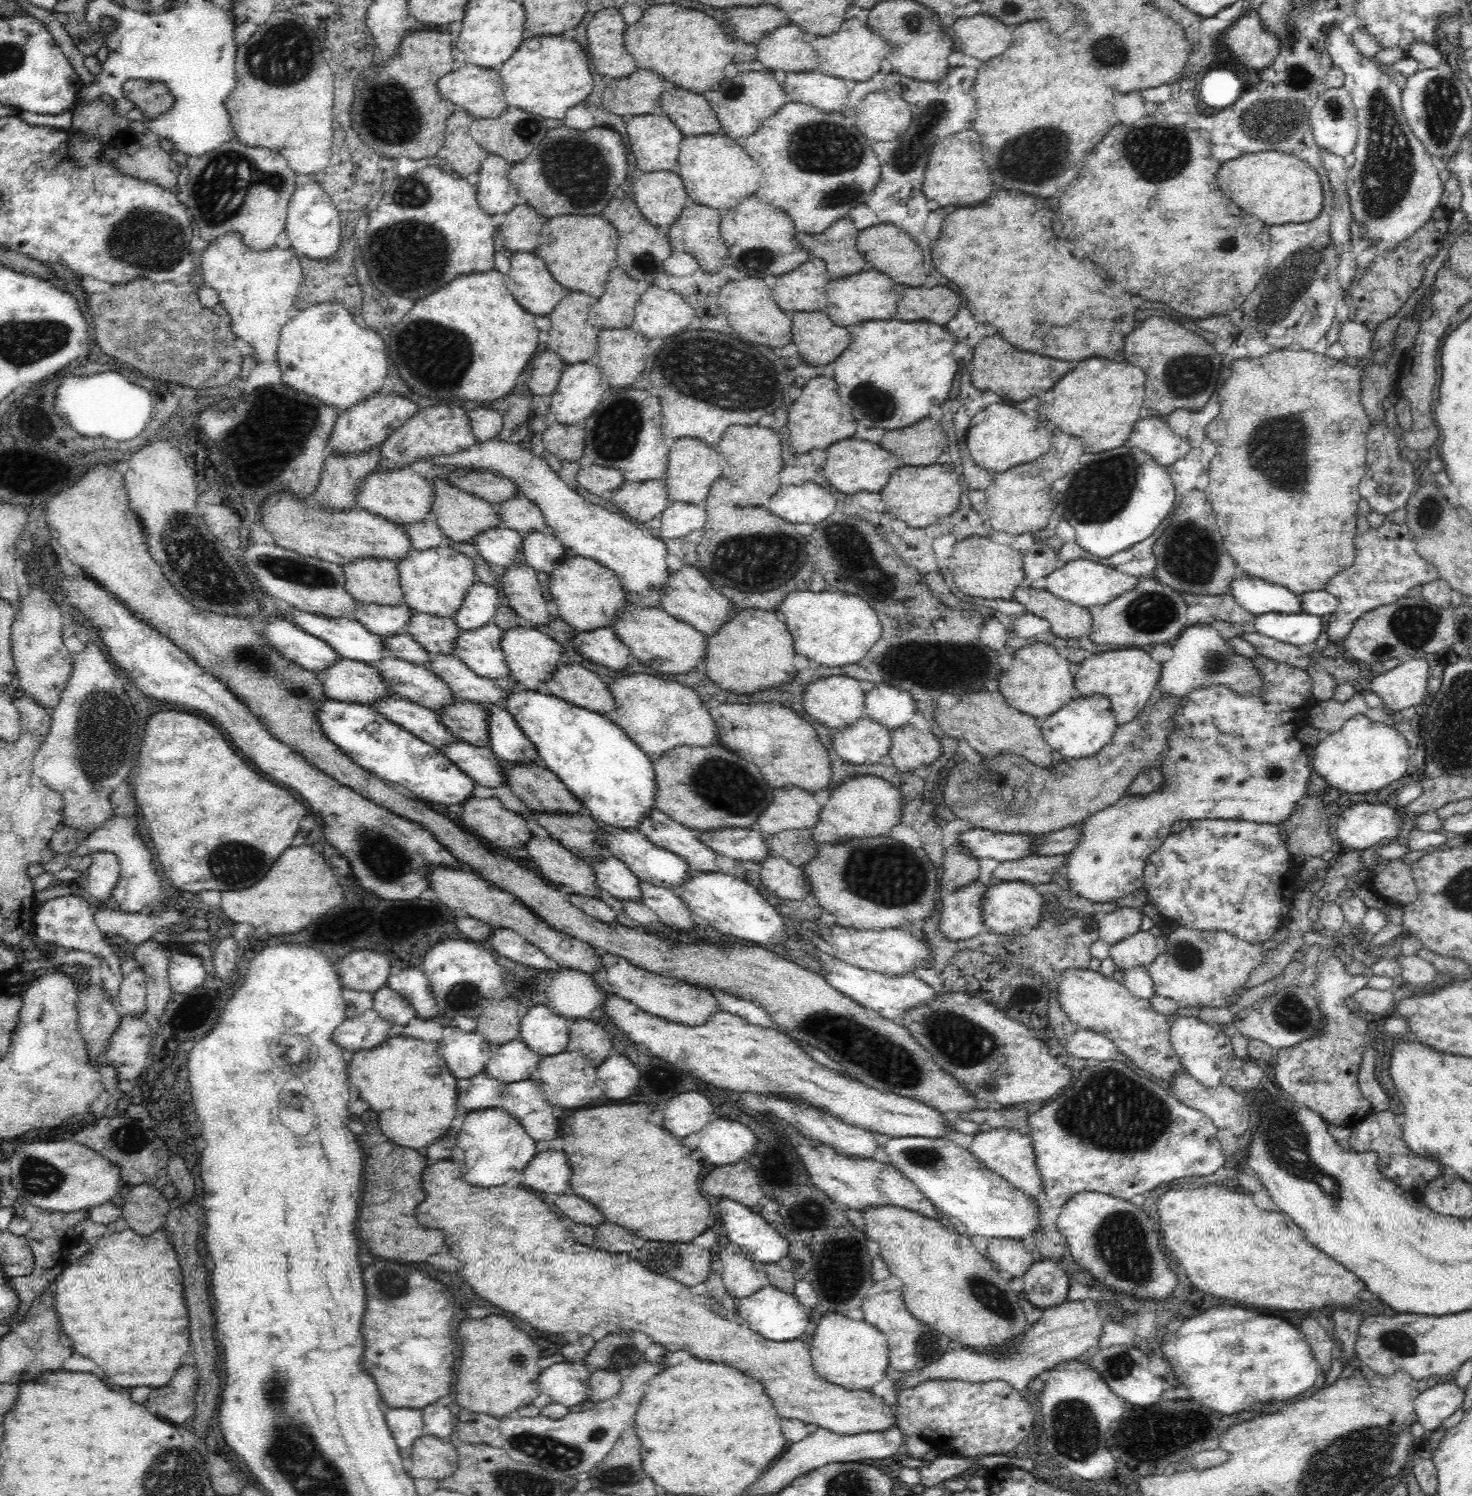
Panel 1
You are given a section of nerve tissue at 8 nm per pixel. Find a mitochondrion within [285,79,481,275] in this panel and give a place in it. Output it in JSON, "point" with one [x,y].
{"point":[399,125]}

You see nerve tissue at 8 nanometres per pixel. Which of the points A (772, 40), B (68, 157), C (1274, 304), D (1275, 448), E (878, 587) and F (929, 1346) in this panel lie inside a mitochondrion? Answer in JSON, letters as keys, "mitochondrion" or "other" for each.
{"A":"other","B":"other","C":"mitochondrion","D":"mitochondrion","E":"other","F":"mitochondrion"}

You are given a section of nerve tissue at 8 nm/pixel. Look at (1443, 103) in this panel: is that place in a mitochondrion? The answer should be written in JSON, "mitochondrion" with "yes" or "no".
{"mitochondrion":"yes"}

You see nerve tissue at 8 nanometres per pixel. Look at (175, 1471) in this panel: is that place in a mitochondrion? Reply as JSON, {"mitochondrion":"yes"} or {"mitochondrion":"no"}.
{"mitochondrion":"yes"}

